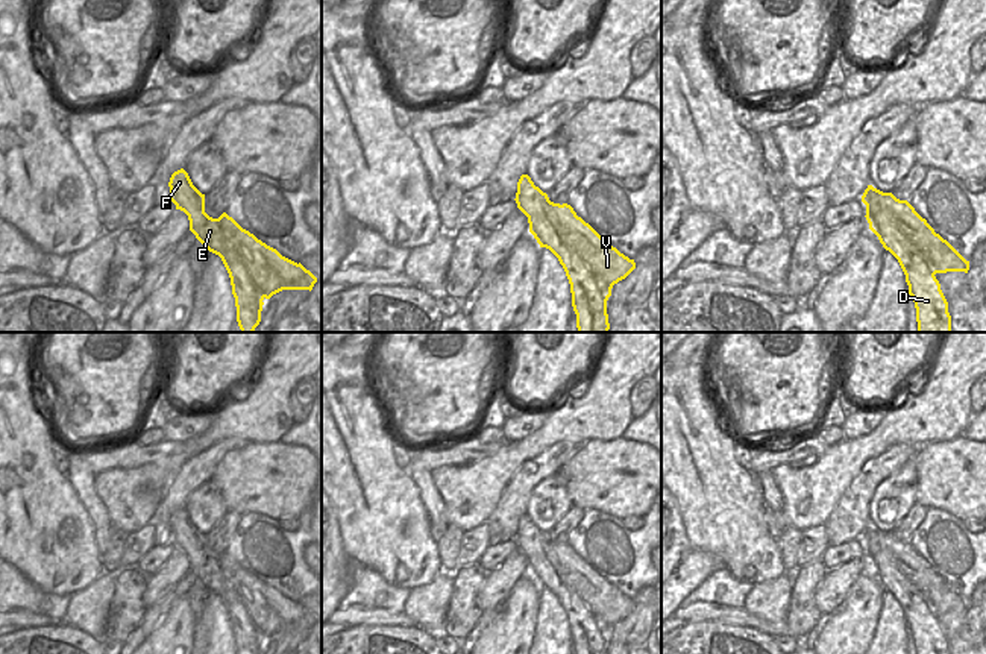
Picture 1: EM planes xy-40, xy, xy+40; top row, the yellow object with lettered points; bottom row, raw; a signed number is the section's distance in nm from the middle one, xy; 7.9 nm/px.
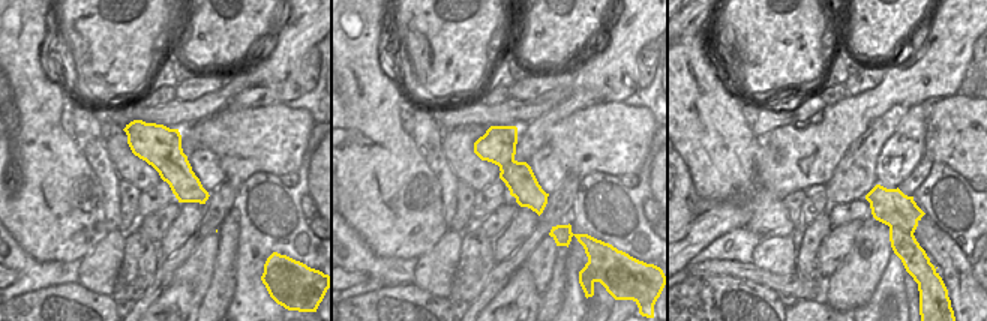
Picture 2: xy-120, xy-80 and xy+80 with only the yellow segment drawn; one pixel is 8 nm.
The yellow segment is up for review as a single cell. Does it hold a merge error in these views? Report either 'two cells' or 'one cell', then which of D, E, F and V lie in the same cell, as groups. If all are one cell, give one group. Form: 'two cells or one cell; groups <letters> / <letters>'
two cells; groups D E F / V

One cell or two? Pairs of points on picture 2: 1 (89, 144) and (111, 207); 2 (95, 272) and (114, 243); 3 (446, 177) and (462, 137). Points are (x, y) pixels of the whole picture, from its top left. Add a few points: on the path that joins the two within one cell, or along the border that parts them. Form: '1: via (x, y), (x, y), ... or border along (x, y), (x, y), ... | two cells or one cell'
1: via (99, 159), (110, 180), (111, 192) | one cell
2: via (102, 264), (110, 251) | one cell
3: border along (443, 134), (441, 149), (458, 179) | two cells

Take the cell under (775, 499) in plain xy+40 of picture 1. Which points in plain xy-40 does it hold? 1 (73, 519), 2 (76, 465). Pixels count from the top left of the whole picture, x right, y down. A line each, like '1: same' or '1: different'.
1: different
2: same

